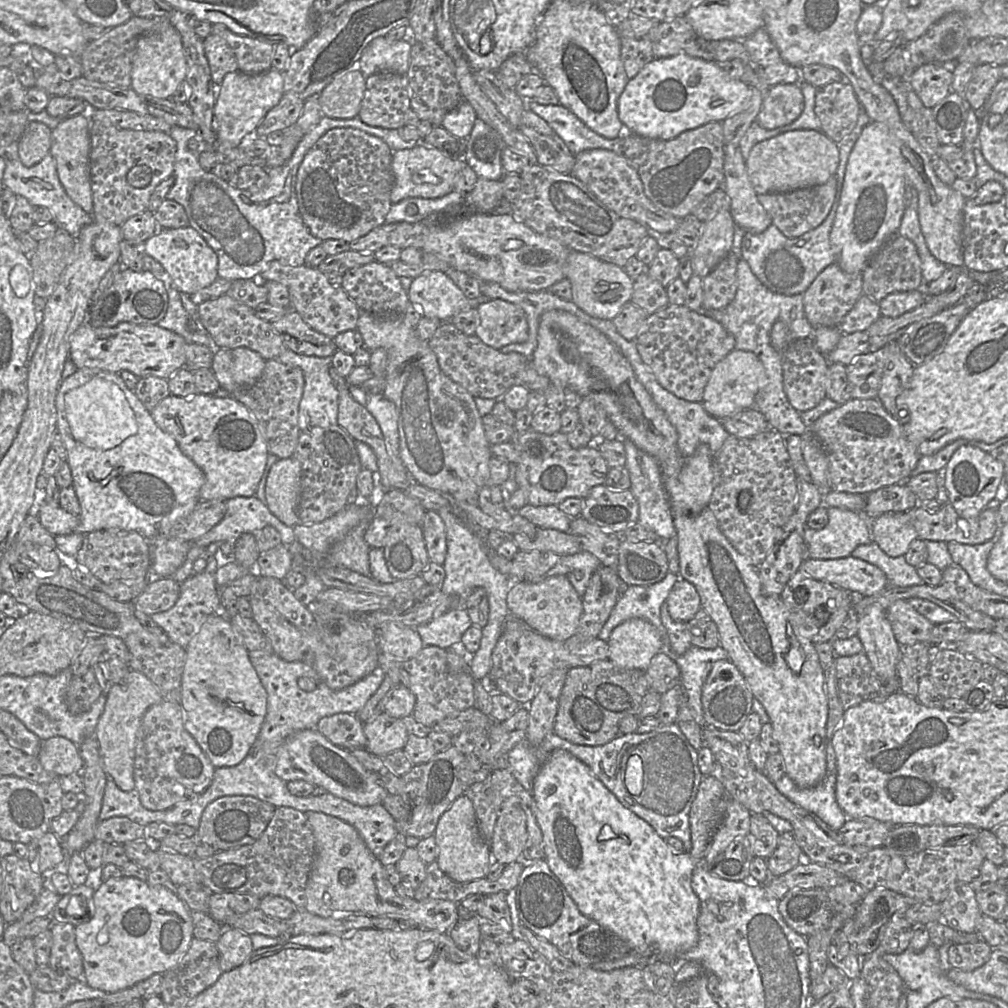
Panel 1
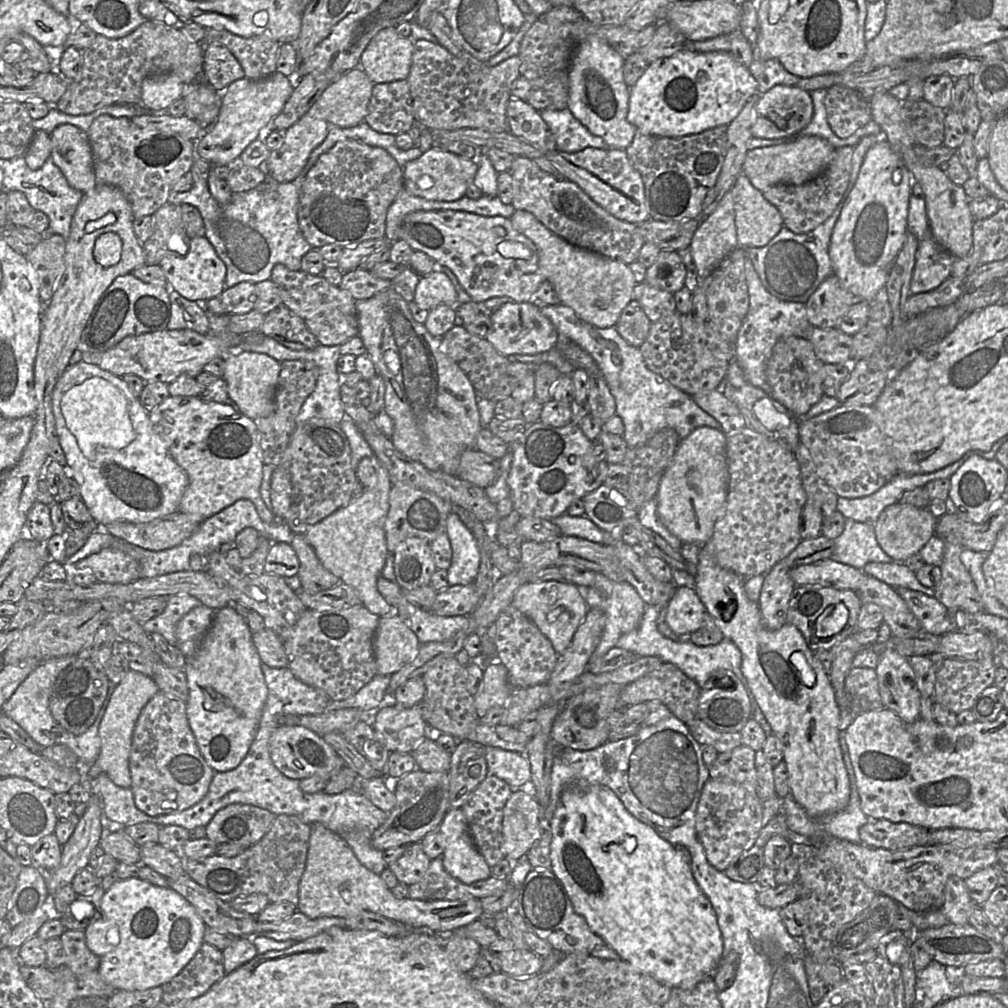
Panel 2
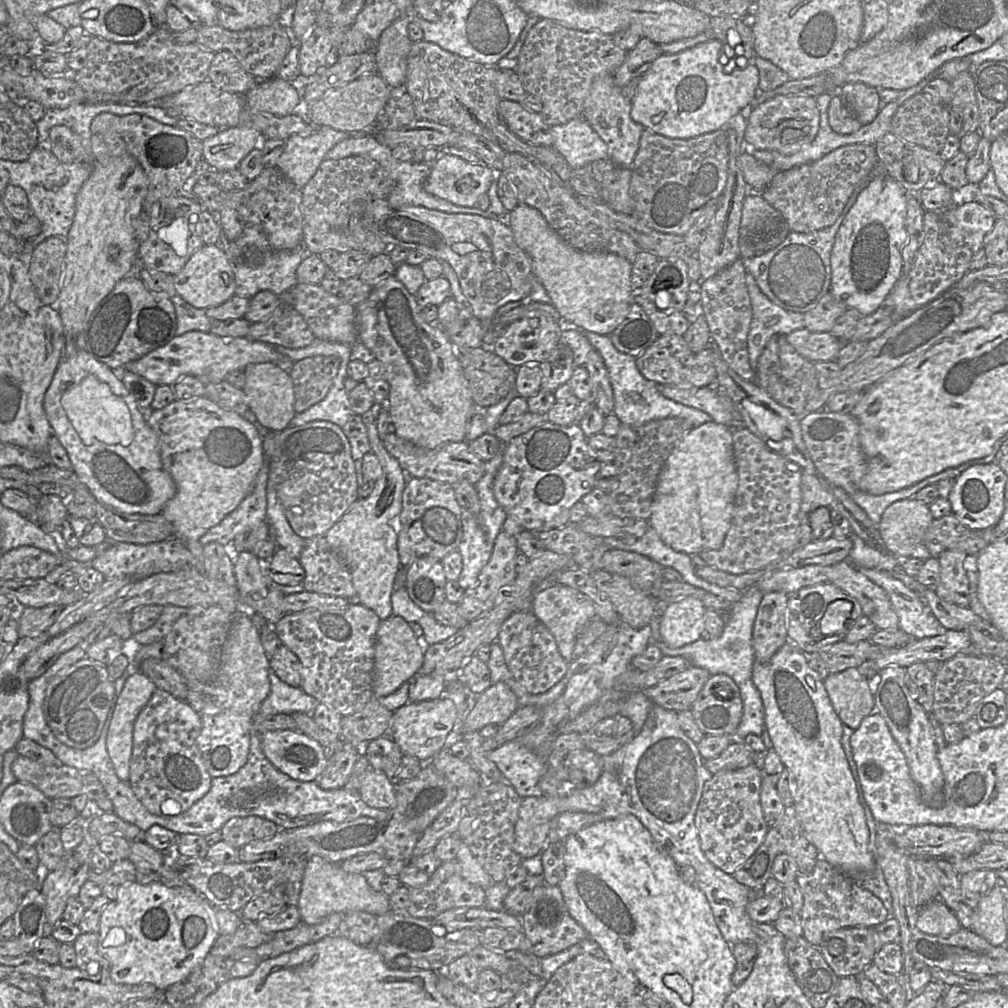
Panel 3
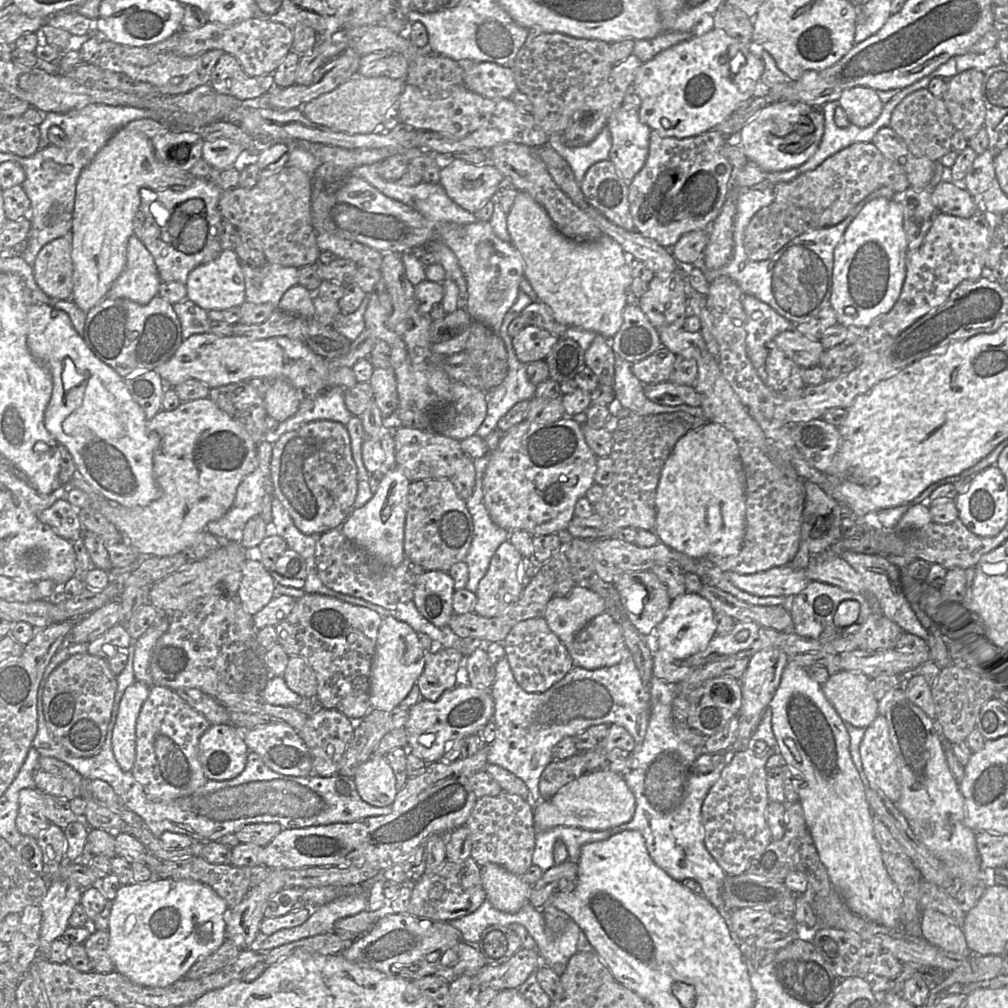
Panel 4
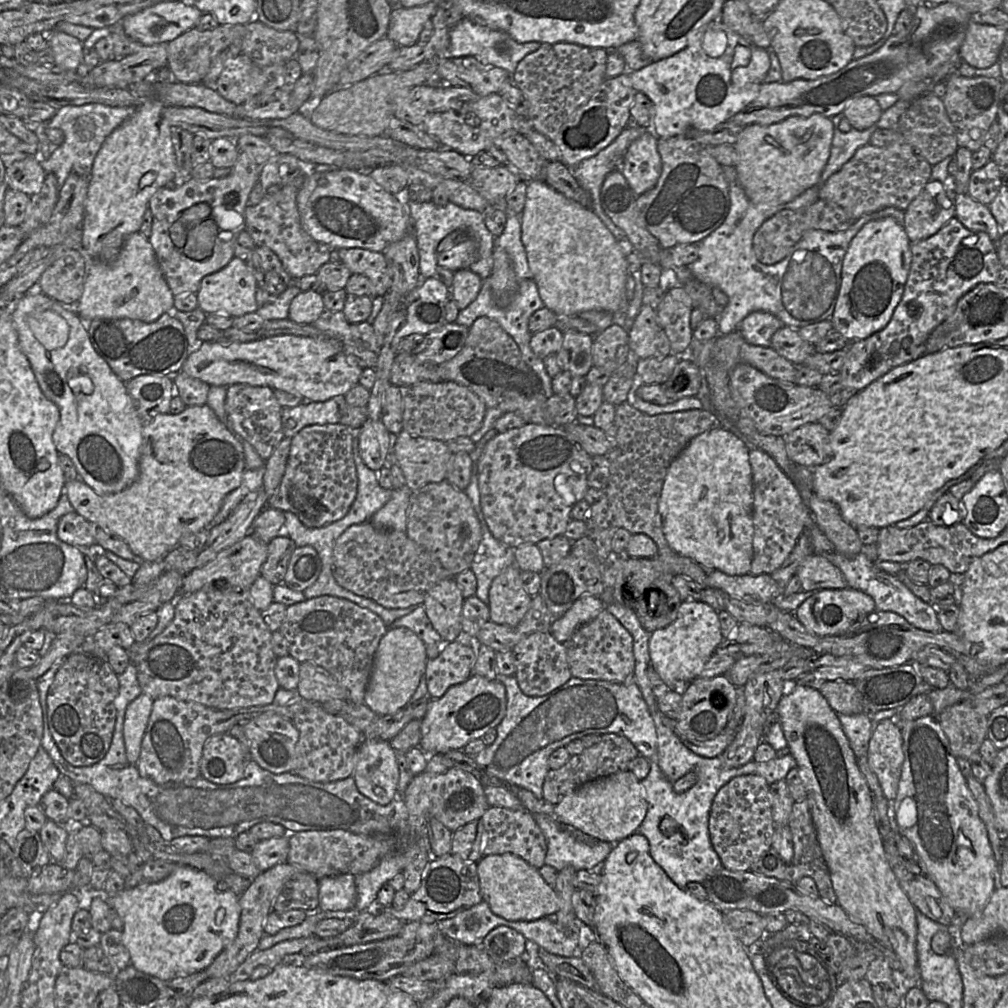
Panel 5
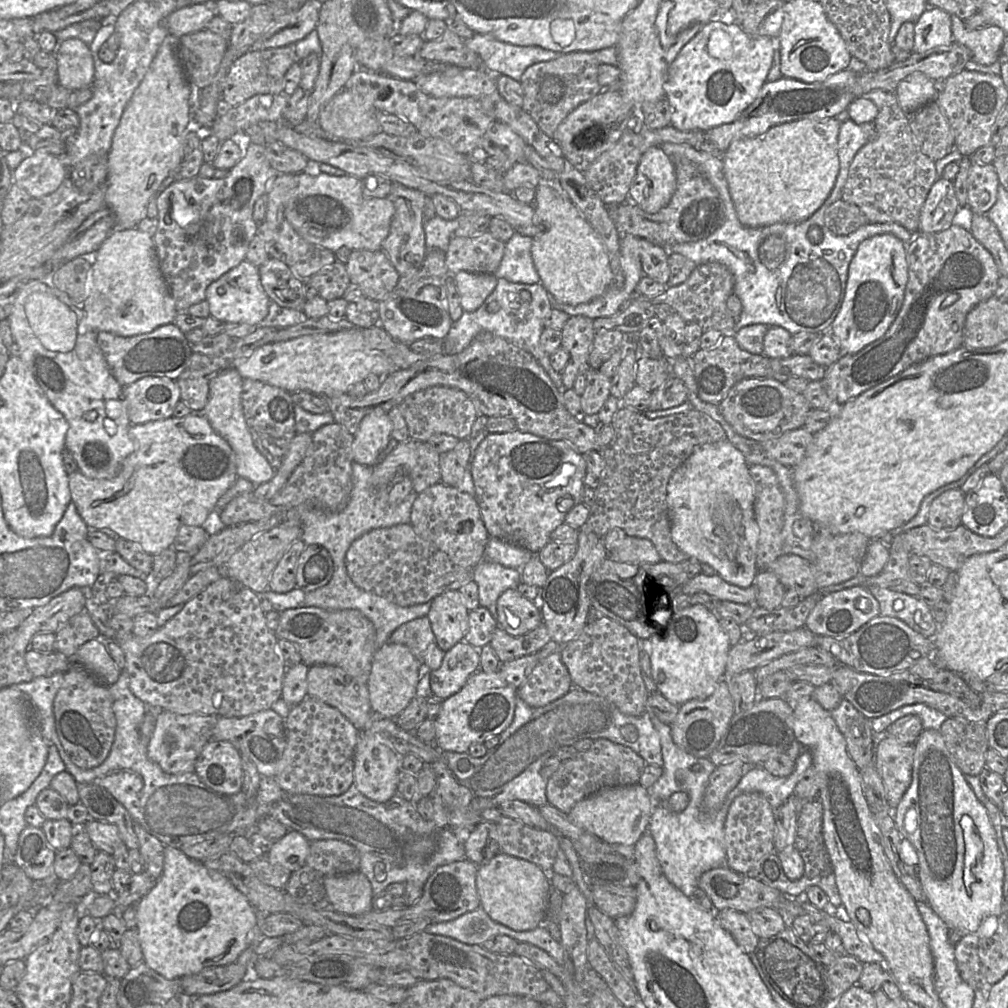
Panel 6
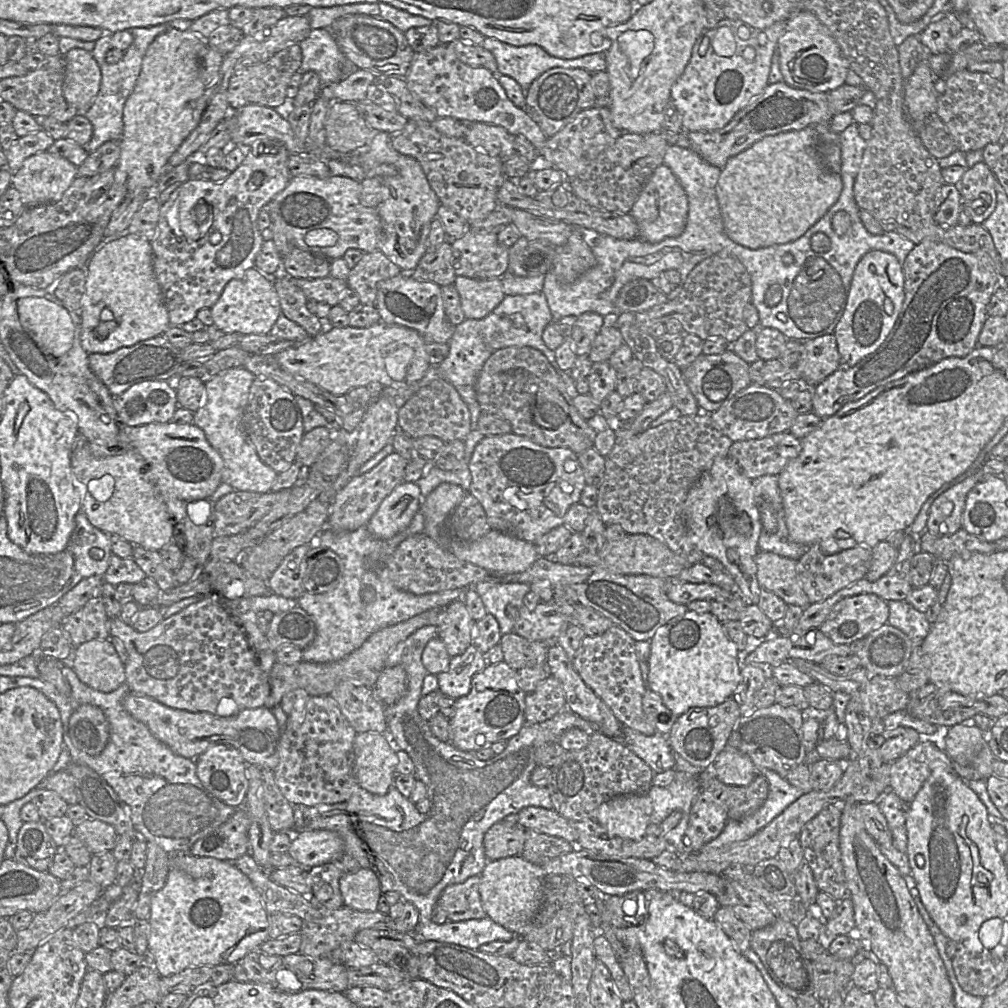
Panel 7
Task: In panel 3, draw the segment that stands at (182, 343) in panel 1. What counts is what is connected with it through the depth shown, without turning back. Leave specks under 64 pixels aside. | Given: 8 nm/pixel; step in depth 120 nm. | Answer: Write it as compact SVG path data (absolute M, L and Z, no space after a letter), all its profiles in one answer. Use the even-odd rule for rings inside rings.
M189 331L182 335L176 335L165 345L149 352L135 361L129 362L124 367L124 370L142 376L156 386L173 386L180 378L187 375L196 377L206 385L225 381L225 378L229 373L234 371L243 371L243 369L249 364L266 362L276 364L287 372L289 372L292 364L294 363L288 357L281 354L275 346L259 340L253 340L249 337L218 336L211 332Z

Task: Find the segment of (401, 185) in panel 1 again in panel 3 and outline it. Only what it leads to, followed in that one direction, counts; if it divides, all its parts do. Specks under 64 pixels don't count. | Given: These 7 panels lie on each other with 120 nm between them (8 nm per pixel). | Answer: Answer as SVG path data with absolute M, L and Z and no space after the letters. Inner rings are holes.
M440 153L424 190L457 206L475 207L478 197L486 194L496 172L486 165L470 163L458 156Z

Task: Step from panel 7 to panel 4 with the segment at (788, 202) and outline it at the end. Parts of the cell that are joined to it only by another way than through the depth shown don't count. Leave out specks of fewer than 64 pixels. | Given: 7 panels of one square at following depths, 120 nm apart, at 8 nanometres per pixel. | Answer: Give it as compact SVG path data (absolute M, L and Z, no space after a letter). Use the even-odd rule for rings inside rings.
M777 102L766 105L740 131L740 147L748 158L767 172L780 172L804 164L817 150L824 132L822 106Z

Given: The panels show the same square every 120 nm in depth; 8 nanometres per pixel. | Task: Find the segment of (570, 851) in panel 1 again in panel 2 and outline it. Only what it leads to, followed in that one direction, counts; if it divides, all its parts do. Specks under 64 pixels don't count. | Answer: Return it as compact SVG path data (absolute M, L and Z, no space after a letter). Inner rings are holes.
M605 786L566 787L560 795L559 803L550 820L550 827L552 831L551 870L562 883L574 911L586 920L591 930L600 936L606 945L618 953L621 960L628 962L641 974L650 974L671 988L679 987L690 990L705 978L712 977L723 957L723 939L717 924L716 914L710 901L695 882L691 866L682 859L672 844L658 836L651 827L631 815L615 793Z

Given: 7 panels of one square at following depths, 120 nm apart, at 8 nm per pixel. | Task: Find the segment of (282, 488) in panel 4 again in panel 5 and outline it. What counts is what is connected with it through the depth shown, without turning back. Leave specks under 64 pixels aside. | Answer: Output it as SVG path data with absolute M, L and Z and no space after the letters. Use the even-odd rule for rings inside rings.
M341 423L315 424L301 429L291 438L285 473L265 507L290 511L308 528L320 528L342 519L358 488L352 452L354 432Z

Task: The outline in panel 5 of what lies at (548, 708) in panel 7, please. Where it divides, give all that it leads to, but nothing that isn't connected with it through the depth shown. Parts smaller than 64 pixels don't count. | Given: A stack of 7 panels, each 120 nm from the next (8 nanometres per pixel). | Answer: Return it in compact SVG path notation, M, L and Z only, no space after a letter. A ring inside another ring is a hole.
M534 632L524 637L512 652L516 659L515 677L521 691L527 696L547 695L565 684L571 677L564 644L558 642L551 632Z

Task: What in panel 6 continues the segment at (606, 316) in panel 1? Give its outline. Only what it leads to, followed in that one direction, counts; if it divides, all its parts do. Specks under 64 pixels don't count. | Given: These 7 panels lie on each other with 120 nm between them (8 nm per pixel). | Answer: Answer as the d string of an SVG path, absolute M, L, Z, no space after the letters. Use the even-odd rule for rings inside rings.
M557 176L556 181L541 179L534 189L534 213L545 228L540 235L533 238L531 246L531 256L540 277L540 283L545 287L552 299L559 304L576 306L601 296L613 283L609 258L601 240L563 191Z

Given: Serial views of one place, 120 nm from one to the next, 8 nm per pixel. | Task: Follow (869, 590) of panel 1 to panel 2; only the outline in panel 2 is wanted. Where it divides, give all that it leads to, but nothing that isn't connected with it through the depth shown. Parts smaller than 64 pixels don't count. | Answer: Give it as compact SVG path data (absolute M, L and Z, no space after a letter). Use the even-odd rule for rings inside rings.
M831 559L798 565L789 571L795 585L820 585L857 591L866 576L862 569Z

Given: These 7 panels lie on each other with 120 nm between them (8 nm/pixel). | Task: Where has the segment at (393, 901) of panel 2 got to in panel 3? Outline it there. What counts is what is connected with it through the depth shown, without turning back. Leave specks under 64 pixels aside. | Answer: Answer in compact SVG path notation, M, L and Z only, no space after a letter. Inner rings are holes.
M318 855L310 857L306 865L298 908L301 921L308 925L316 925L332 913L366 911L379 916L392 910L389 896L375 891L362 873L347 872ZM461 907L446 910L434 918L448 932L463 928L483 930L487 927L523 930L520 917L505 910L494 911L485 907Z

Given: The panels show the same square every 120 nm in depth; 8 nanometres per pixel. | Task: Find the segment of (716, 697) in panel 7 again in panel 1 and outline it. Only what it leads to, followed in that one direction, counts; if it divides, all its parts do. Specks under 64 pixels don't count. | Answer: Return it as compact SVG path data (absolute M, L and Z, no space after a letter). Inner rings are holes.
M682 576L674 584L666 602L671 618L686 623L693 619L702 607L700 595L695 586Z

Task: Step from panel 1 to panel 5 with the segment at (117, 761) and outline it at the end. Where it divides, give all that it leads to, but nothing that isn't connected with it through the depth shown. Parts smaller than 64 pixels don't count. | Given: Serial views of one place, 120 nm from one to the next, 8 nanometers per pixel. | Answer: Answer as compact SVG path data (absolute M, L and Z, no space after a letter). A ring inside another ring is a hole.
M141 693L127 706L124 720L124 741L130 763L137 765L142 740L152 711L153 699Z

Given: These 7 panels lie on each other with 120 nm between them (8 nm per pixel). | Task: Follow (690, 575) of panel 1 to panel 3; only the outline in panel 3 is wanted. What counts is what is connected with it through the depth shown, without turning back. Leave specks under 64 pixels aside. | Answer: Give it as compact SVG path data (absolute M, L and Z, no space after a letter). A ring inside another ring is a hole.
M790 641L767 662L754 662L752 680L764 708L765 726L784 766L793 776L794 800L804 834L815 846L820 858L840 871L850 874L874 870L876 862L870 850L870 830L859 801L856 781L842 746L843 723L836 713L824 686L824 679L808 665L808 656Z

